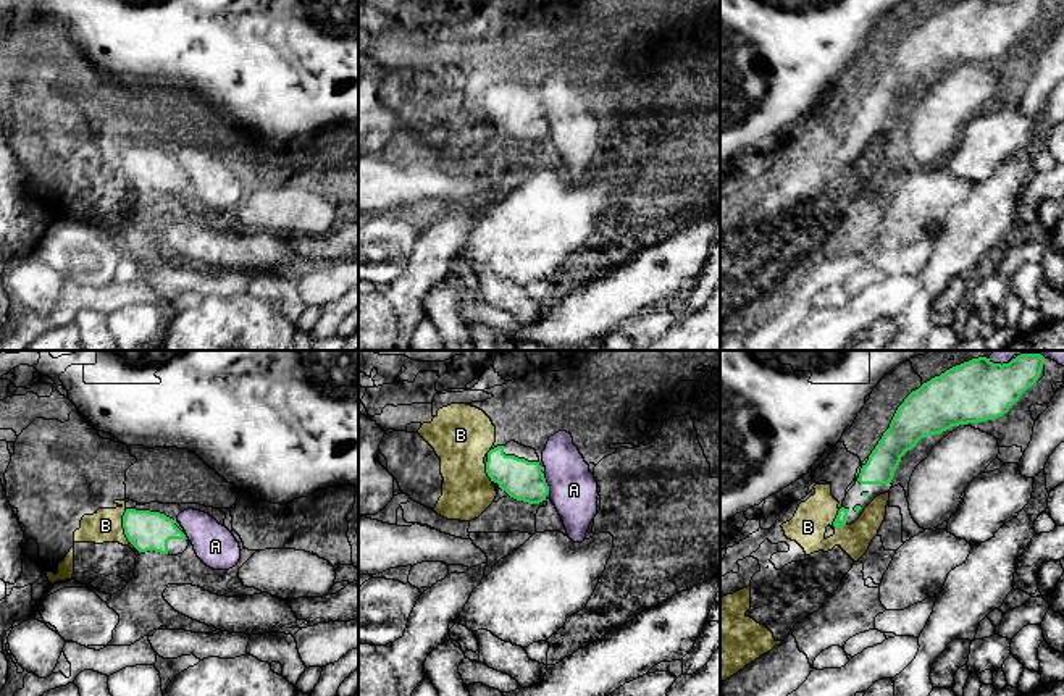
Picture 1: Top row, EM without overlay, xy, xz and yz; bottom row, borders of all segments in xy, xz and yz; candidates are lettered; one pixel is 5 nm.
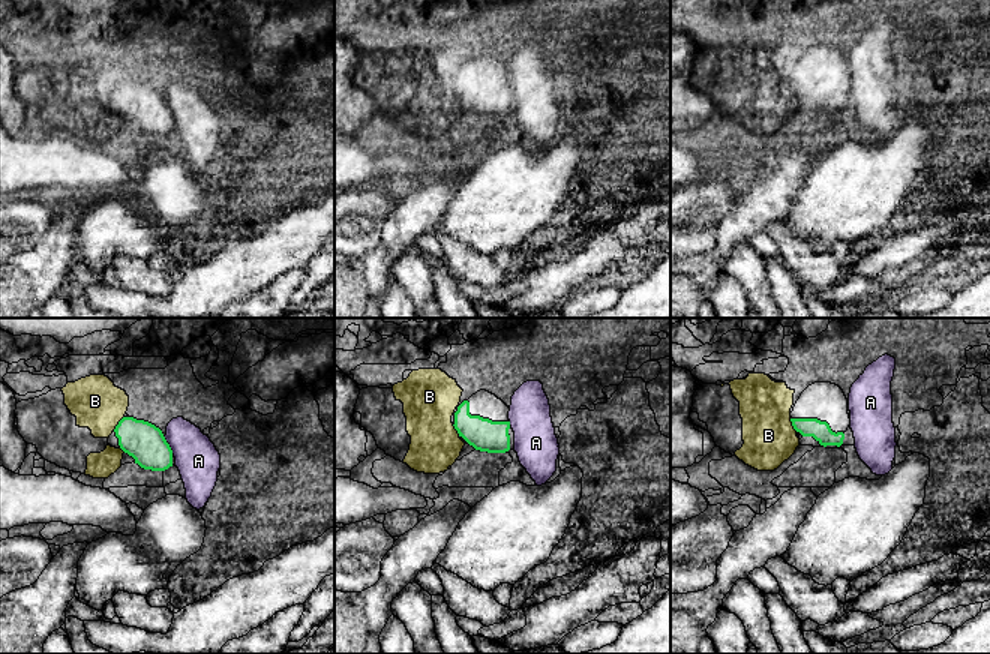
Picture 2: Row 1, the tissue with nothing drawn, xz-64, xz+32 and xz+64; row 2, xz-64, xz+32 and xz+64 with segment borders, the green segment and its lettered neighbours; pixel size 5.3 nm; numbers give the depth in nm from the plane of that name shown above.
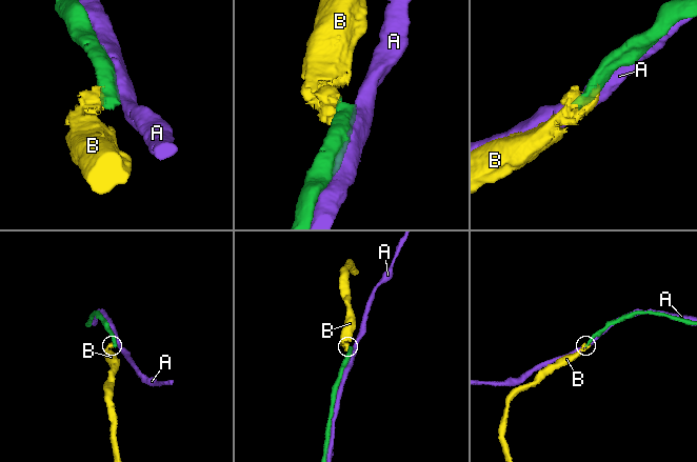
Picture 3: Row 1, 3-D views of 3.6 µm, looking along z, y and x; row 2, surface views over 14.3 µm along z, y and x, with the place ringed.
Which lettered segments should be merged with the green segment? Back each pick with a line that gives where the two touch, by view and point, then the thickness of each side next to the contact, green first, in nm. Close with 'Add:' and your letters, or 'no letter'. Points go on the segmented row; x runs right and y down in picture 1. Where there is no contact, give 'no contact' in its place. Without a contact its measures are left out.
Add: no letter

